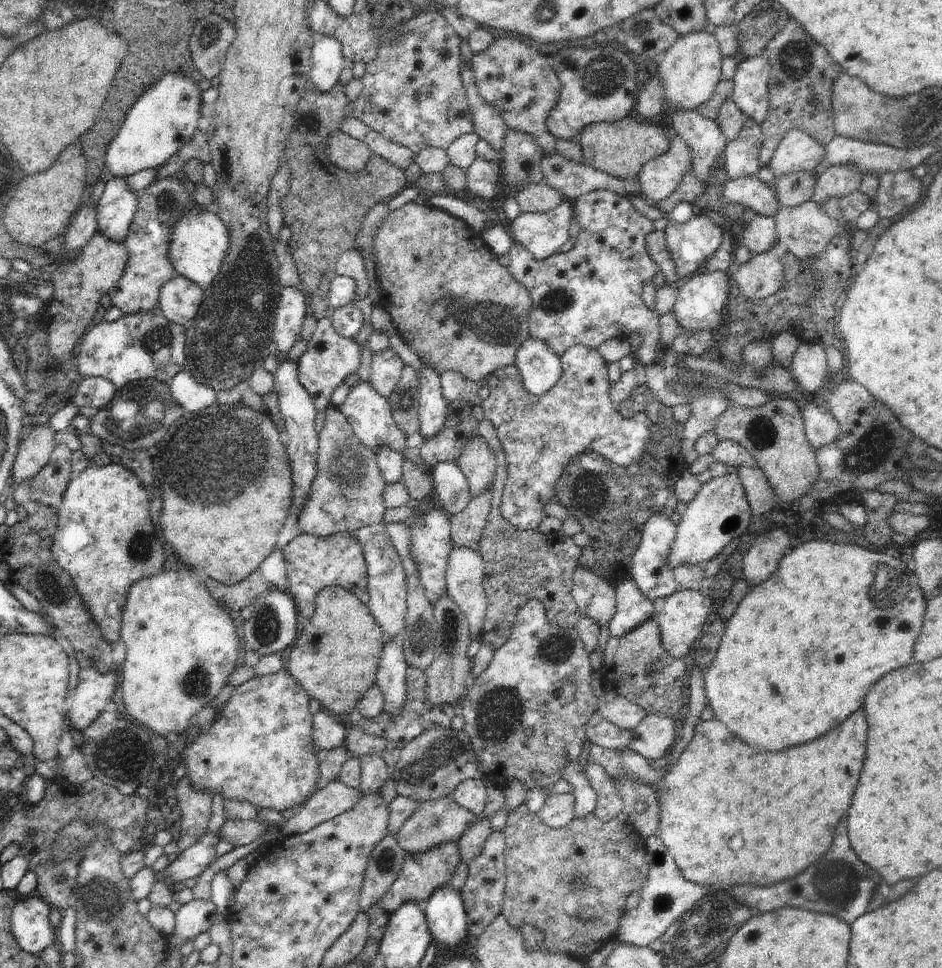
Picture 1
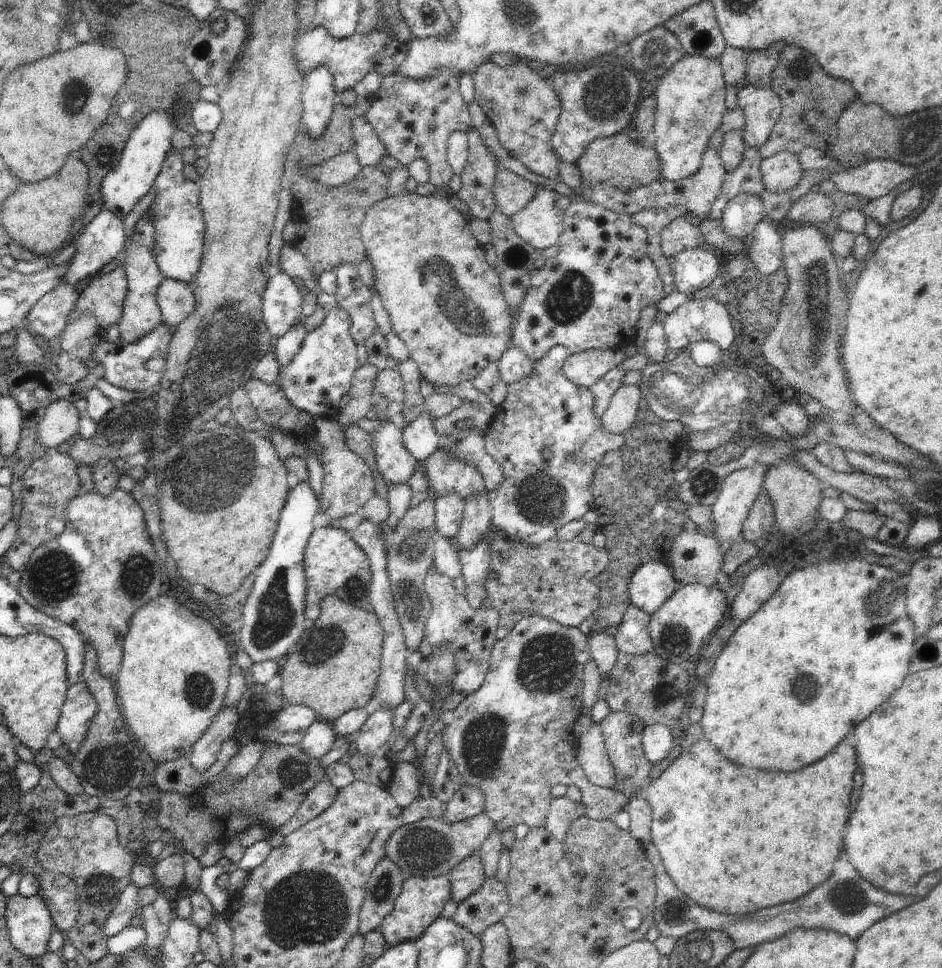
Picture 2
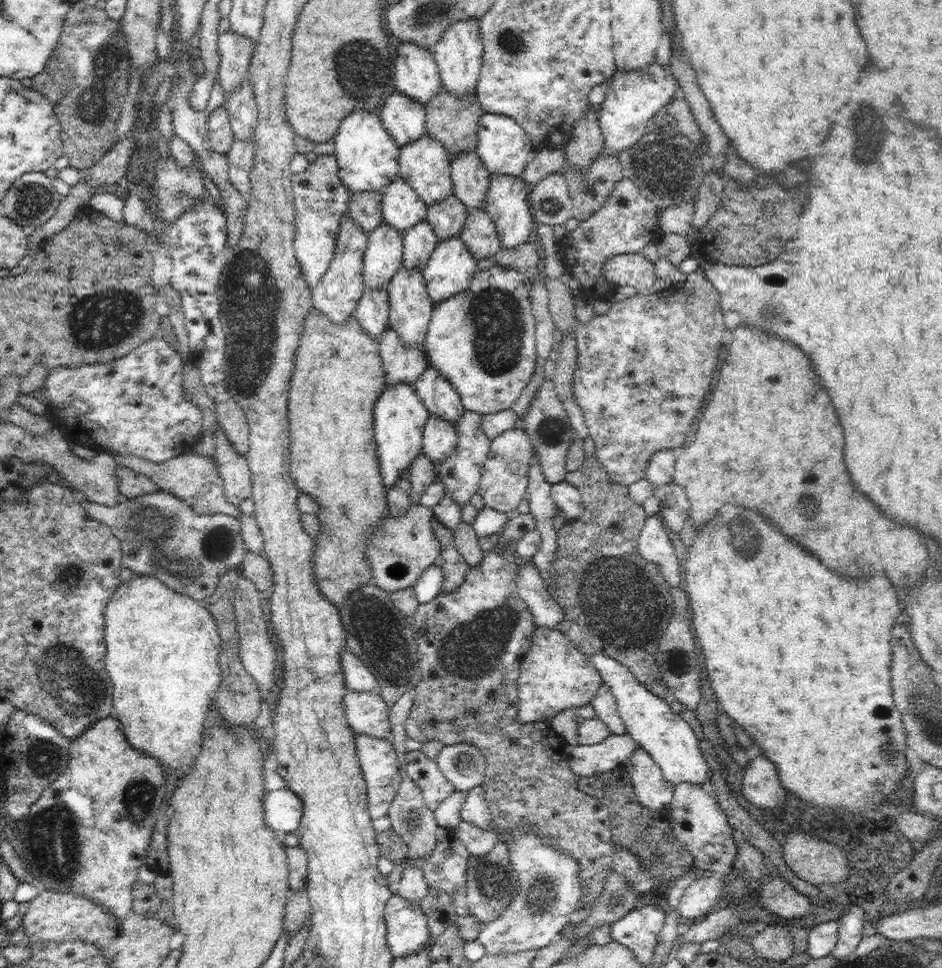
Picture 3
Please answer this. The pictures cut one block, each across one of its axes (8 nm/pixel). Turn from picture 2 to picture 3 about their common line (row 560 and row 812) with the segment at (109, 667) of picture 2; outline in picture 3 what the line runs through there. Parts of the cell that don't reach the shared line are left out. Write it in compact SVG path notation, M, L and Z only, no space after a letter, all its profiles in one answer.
M114 714L102 720L96 720L80 736L72 739L69 749L71 757L66 770L54 782L49 783L42 791L40 798L31 804L24 820L20 821L20 824L14 825L15 833L18 830L18 836L16 837L22 842L22 848L24 848L24 854L26 854L25 860L30 864L29 867L34 878L43 882L47 890L71 892L78 896L85 894L96 904L103 904L106 908L109 908L120 920L125 920L133 910L133 894L131 892L134 883L139 880L138 869L149 859L148 849L154 825L156 825L157 818L161 815L161 812L164 811L166 791L164 787L165 780L162 777L163 767L153 756L143 754L143 752L139 752L139 750L131 747L131 744L124 736L123 726Z

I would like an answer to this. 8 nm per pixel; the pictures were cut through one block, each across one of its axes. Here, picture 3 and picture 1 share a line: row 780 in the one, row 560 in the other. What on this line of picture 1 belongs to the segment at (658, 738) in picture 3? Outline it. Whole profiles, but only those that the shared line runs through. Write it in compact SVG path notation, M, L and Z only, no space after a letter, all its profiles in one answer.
M738 473L713 478L702 485L696 498L687 504L686 511L677 525L675 541L672 543L668 562L673 572L682 563L697 564L713 559L732 540L741 537L752 526L752 511L747 494Z

